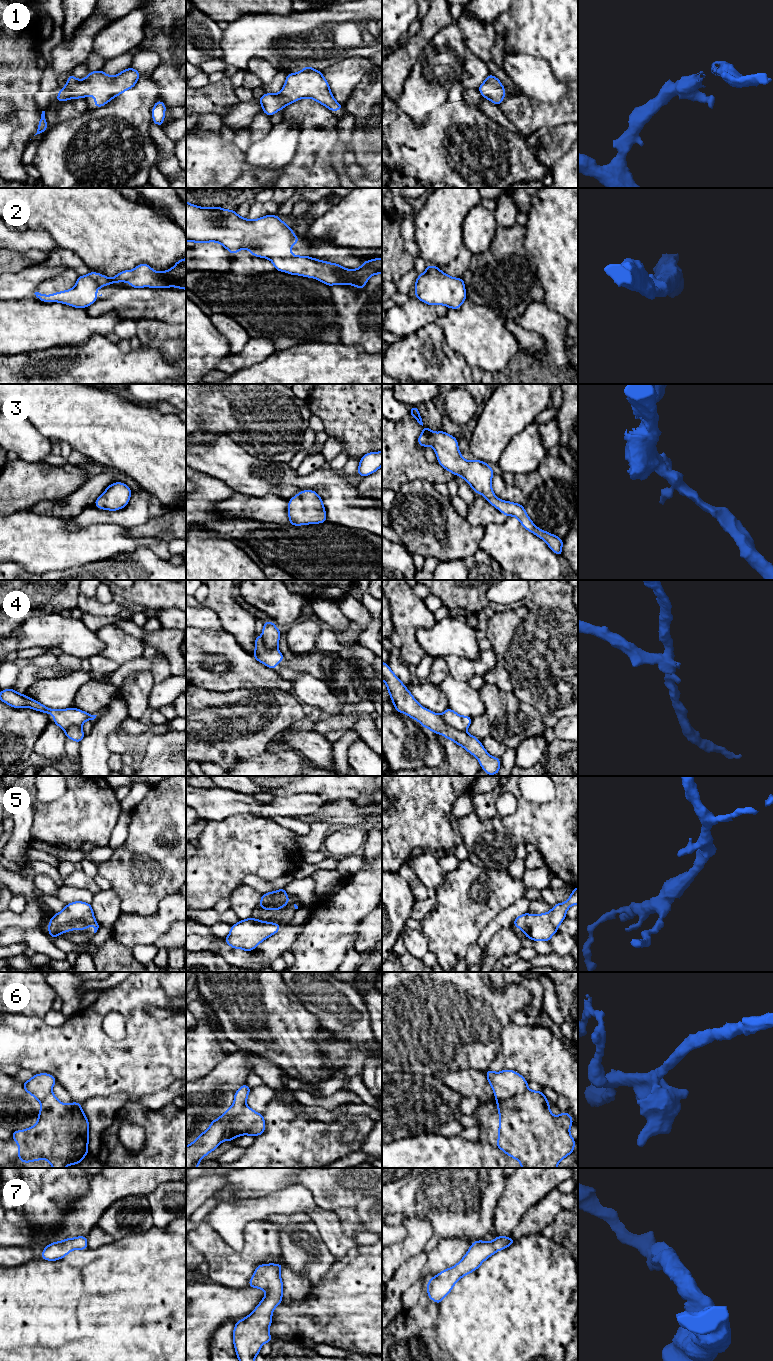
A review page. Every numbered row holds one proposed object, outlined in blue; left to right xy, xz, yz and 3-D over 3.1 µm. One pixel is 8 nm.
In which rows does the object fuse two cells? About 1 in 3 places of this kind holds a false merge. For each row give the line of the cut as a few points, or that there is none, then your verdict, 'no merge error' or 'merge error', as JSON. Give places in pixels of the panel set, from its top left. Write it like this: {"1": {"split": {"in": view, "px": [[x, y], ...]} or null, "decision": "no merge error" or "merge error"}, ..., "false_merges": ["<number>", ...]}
{"1": {"split": null, "decision": "no merge error"}, "2": {"split": null, "decision": "no merge error"}, "3": {"split": null, "decision": "no merge error"}, "4": {"split": {"in": "yz", "px": [[440, 715], [446, 724], [465, 731]]}, "decision": "merge error"}, "5": {"split": null, "decision": "no merge error"}, "6": {"split": {"in": "xz", "px": [[245, 1104], [243, 1109], [230, 1121], [222, 1140]]}, "decision": "merge error"}, "7": {"split": null, "decision": "no merge error"}, "false_merges": ["4", "6"]}

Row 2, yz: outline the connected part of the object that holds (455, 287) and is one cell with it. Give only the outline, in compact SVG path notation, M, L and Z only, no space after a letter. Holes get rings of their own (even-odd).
M428 265L415 281L415 297L428 305L459 309L467 298L463 278L454 278Z

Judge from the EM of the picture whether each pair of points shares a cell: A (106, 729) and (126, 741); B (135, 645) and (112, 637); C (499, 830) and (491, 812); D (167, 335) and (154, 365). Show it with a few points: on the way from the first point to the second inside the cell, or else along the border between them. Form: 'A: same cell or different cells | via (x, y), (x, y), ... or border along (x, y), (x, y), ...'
A: different cells | border along (118, 729), (107, 739), (107, 747), (110, 752)
B: same cell | via (129, 645), (120, 645), (118, 643)
C: different cells | border along (491, 819), (498, 818), (510, 835)
D: different cells | border along (140, 344), (156, 348), (167, 359), (175, 363)

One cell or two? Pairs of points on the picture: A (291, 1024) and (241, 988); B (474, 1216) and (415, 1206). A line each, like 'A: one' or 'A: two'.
A: one
B: one

